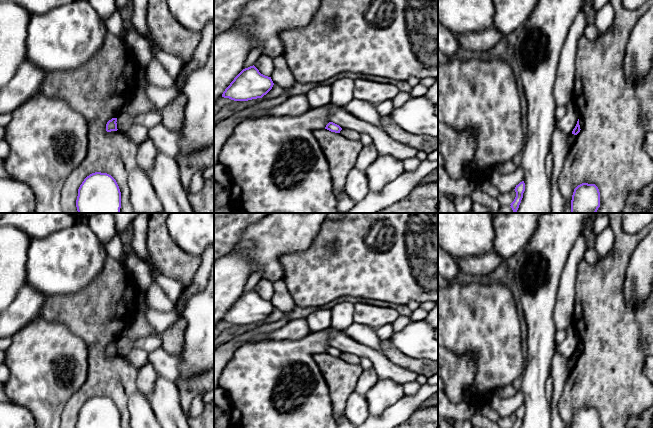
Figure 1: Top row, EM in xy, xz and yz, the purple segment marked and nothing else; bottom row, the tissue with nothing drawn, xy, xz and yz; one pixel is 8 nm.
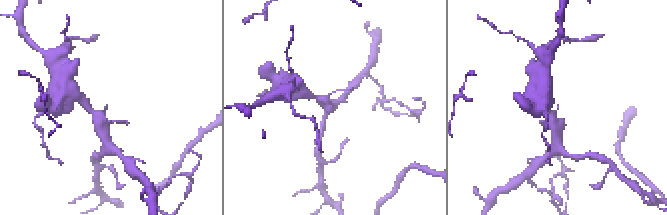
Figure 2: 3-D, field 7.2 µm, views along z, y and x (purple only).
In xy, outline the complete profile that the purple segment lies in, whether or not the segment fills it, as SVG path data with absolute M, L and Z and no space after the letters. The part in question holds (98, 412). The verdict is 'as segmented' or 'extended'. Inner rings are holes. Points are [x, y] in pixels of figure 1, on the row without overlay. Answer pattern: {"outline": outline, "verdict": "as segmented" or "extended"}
{"outline": "M107 397L90 398L78 413L76 428L121 428L116 404Z", "verdict": "as segmented"}

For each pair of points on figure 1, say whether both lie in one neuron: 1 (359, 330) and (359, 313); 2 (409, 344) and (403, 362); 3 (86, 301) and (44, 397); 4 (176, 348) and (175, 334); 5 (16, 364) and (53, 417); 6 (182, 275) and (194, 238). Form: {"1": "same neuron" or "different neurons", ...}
{"1": "different neurons", "2": "different neurons", "3": "different neurons", "4": "same neuron", "5": "same neuron", "6": "different neurons"}

